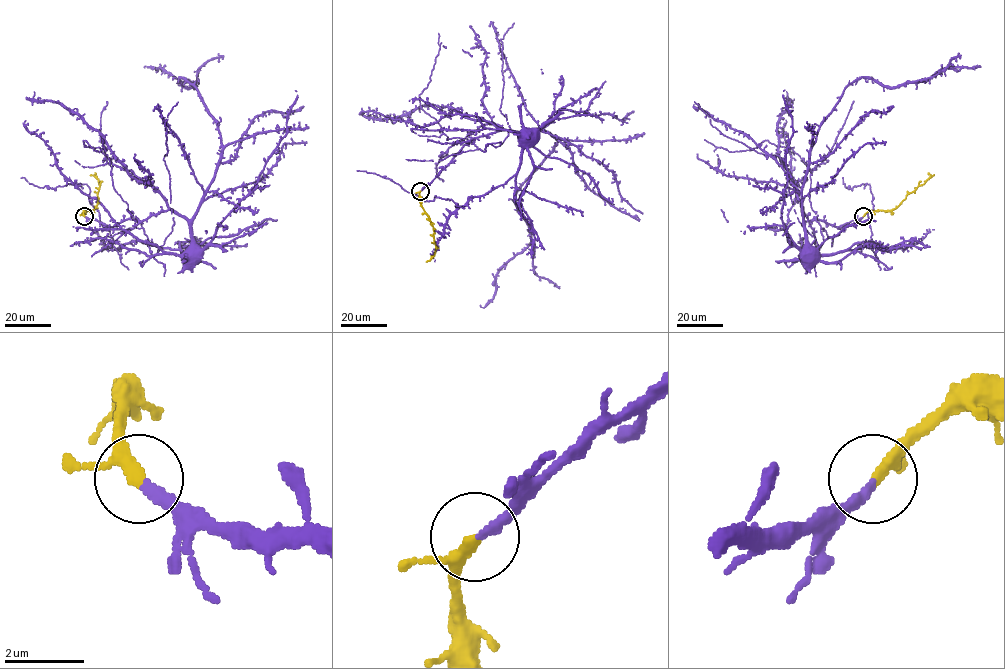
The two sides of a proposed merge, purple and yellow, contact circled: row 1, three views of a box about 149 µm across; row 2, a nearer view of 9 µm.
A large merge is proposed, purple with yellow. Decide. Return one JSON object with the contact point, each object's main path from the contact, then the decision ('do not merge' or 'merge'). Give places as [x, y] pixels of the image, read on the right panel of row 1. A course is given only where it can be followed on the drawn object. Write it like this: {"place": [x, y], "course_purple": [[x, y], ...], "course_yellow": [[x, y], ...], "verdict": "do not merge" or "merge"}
{"place": [863, 216], "course_purple": [[863, 216], [834, 226], [817, 219], [811, 221], [802, 210], [805, 229], [802, 253]], "course_yellow": [[863, 216], [867, 213], [891, 210], [934, 175]], "verdict": "merge"}

